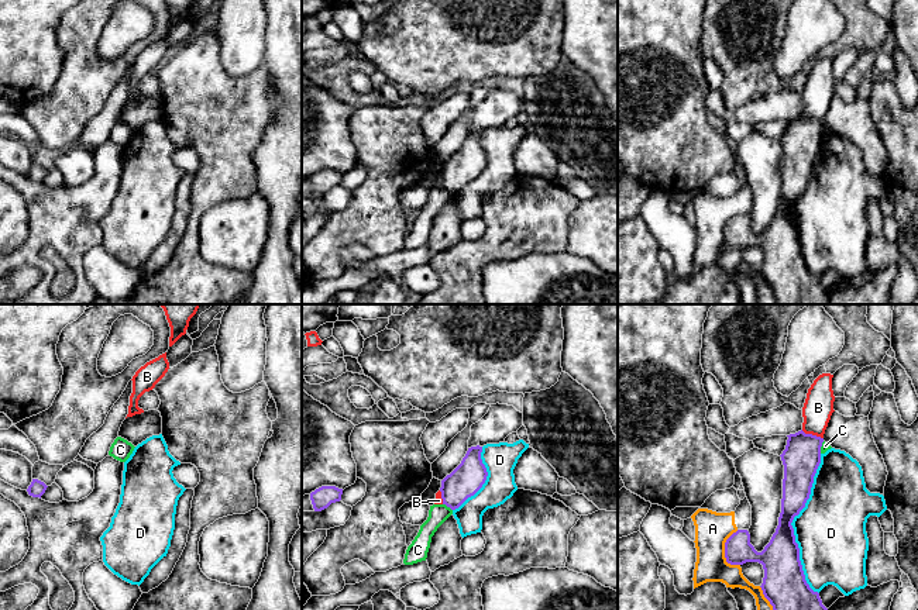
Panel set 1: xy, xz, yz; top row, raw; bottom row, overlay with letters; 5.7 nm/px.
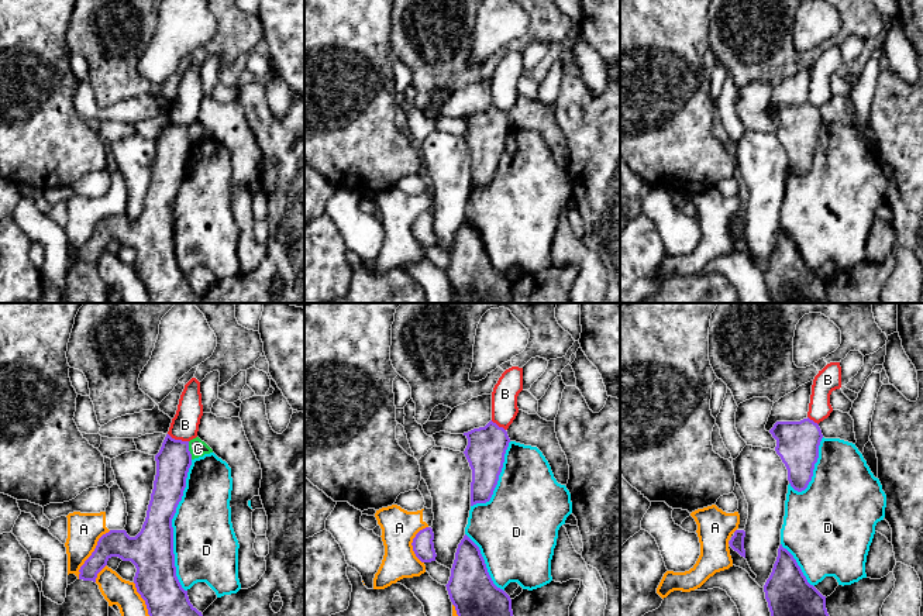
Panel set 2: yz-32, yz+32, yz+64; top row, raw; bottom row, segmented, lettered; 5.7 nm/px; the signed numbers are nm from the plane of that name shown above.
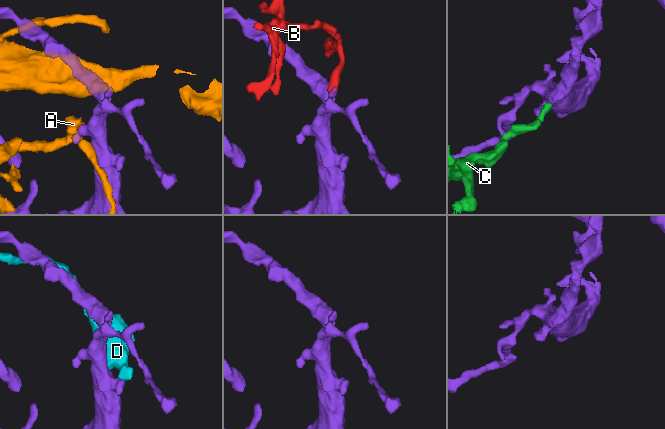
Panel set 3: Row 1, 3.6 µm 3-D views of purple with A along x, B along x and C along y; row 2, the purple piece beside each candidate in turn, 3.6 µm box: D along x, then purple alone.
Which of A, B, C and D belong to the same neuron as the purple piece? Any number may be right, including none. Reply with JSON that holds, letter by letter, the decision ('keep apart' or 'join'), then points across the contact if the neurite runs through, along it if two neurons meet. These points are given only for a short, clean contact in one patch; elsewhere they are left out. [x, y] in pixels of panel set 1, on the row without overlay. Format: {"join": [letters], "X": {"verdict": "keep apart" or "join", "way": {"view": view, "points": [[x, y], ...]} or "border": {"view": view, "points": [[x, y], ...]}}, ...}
{"join": [], "A": {"verdict": "keep apart"}, "B": {"verdict": "keep apart", "border": {"view": "yz", "points": [[801, 114], [822, 123]]}}, "C": {"verdict": "keep apart", "border": {"view": "xz", "points": [[443, 188], [451, 195]]}}, "D": {"verdict": "keep apart"}}

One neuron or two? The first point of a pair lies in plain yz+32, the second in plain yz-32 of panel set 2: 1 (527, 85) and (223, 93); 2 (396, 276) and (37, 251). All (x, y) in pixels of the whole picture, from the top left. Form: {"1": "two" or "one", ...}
{"1": "one", "2": "one"}

